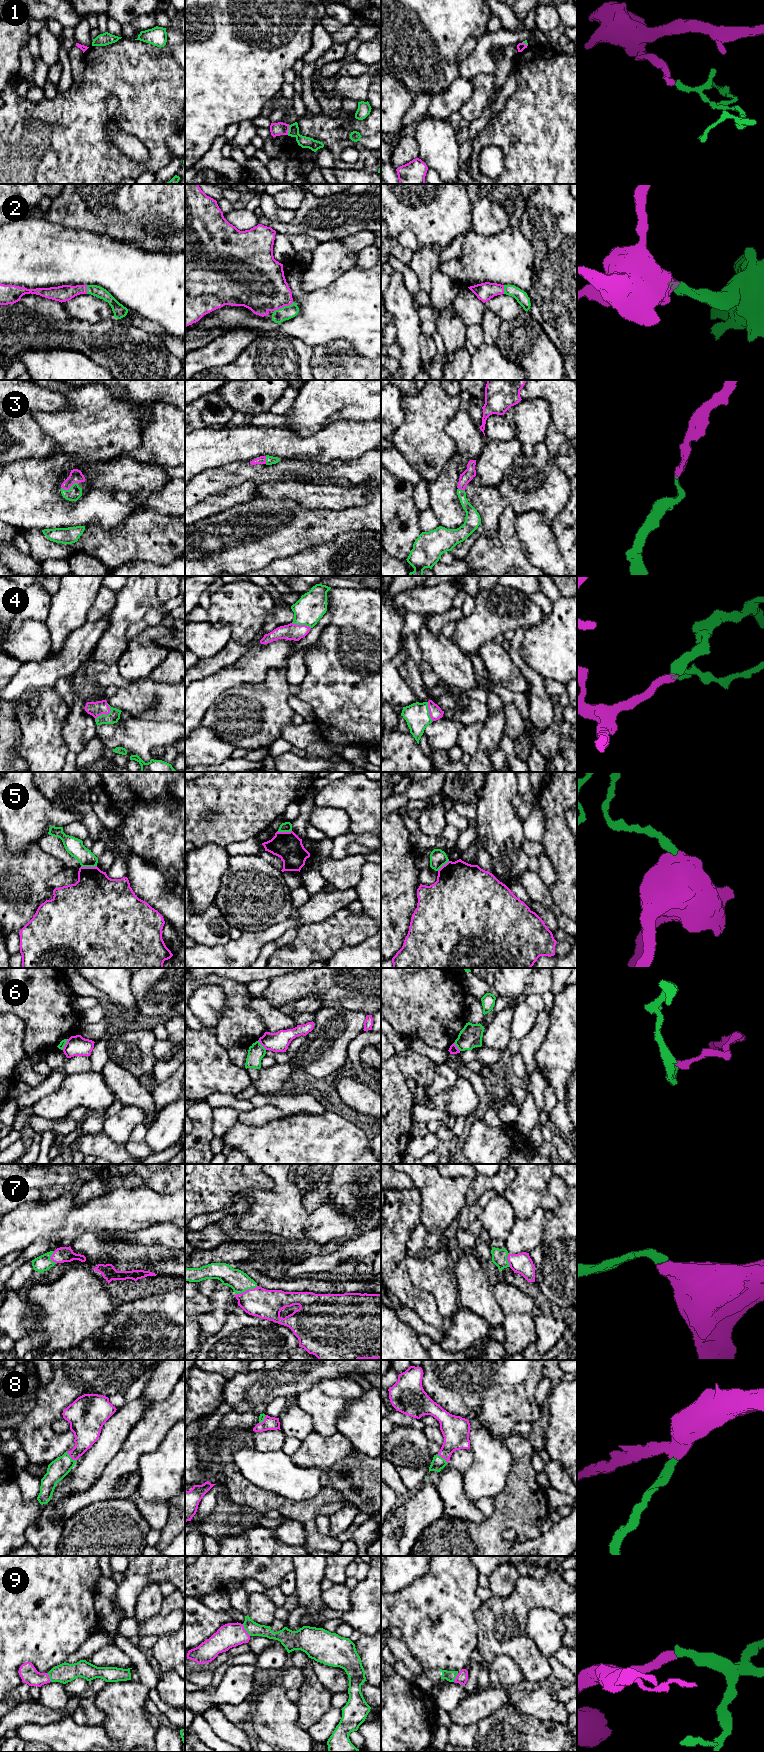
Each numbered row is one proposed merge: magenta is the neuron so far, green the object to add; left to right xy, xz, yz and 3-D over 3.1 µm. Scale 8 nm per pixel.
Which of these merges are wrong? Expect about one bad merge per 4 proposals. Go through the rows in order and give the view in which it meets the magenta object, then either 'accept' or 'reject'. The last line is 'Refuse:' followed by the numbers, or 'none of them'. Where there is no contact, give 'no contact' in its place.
1: contact in xz; reject
2: contact in xz; accept
3: contact in xy; accept
4: contact in xy; accept
5: contact in xy; reject
6: contact in xy; reject
7: contact in xz; accept
8: contact in xy; accept
9: contact in xz; accept
Refuse: 1, 5, 6

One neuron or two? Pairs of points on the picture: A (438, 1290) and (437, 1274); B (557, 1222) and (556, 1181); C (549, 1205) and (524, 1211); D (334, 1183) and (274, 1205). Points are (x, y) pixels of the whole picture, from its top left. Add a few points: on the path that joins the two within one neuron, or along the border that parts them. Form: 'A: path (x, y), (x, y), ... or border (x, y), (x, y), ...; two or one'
A: path (438, 1286), (437, 1278); one
B: path (564, 1212), (564, 1194), (561, 1191); one
C: path (543, 1203), (532, 1203), (530, 1205); one
D: border (292, 1181), (309, 1212), (327, 1200); two

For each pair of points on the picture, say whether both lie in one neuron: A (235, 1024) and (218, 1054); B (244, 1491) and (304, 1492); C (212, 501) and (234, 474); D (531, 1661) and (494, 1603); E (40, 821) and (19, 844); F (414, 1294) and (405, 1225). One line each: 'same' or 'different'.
A: different
B: different
C: different
D: same
E: same
F: same

